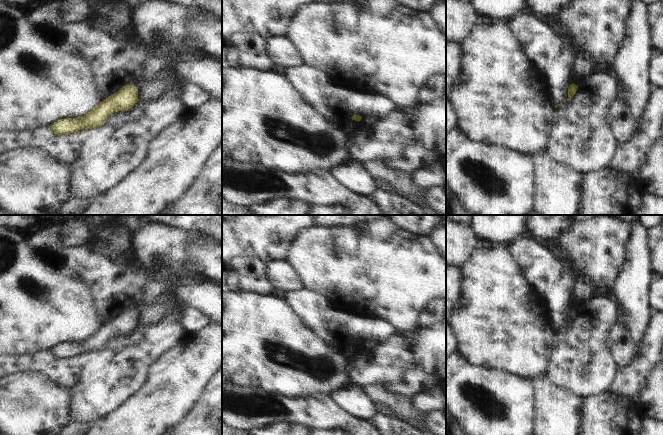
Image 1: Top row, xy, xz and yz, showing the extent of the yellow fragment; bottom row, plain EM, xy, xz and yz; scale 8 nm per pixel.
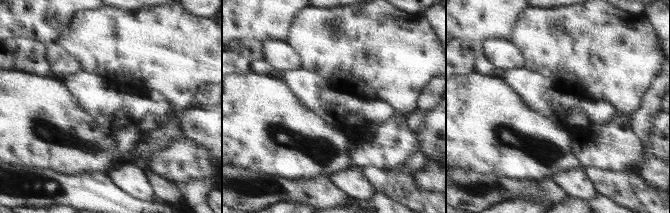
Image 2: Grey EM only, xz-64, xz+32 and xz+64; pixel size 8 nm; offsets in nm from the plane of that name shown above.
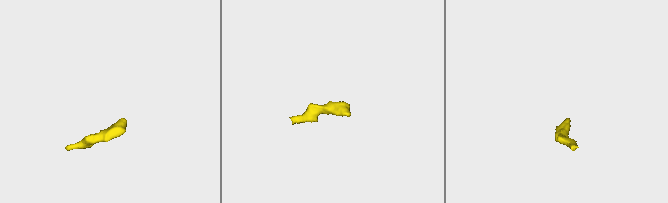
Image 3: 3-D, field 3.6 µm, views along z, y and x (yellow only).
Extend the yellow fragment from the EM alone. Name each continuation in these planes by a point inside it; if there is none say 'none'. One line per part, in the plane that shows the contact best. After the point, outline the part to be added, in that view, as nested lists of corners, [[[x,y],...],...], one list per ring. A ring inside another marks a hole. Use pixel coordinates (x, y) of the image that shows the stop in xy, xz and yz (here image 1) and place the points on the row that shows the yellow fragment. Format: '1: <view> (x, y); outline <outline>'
none

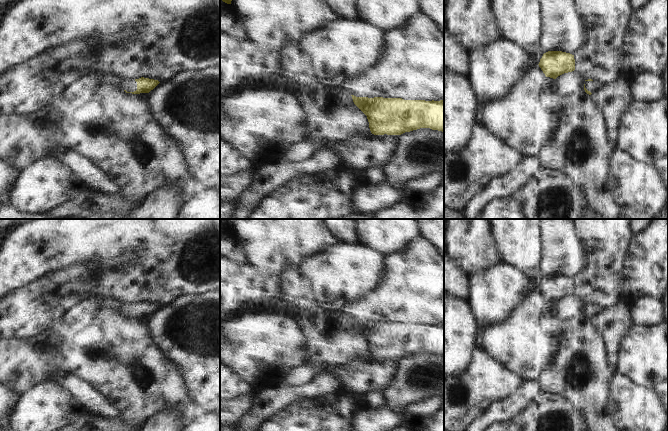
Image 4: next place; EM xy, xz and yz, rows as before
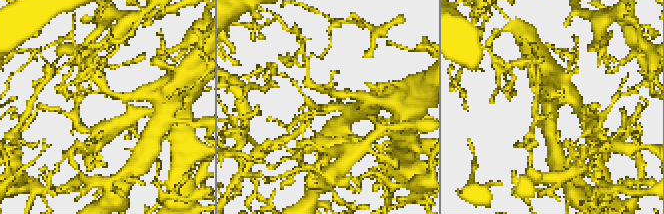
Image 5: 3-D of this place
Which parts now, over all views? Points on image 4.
1: xy (129, 85); outline [[[125,80],[123,89],[127,92],[134,92],[137,90],[137,82],[135,80]]]

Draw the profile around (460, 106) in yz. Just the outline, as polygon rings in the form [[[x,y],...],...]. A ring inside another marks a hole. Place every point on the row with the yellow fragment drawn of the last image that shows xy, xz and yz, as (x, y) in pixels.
[[[444,68],[444,152],[465,146],[471,138],[477,101],[468,75]]]

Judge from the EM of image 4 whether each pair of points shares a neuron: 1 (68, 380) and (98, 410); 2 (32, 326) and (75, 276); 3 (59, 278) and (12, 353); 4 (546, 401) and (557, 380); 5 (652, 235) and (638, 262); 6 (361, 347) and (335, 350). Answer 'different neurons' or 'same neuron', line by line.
1: same neuron
2: same neuron
3: different neurons
4: different neurons
5: same neuron
6: same neuron

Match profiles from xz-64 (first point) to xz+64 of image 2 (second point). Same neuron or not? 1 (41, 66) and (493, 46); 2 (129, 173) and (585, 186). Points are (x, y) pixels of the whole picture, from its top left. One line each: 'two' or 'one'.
1: two
2: one

